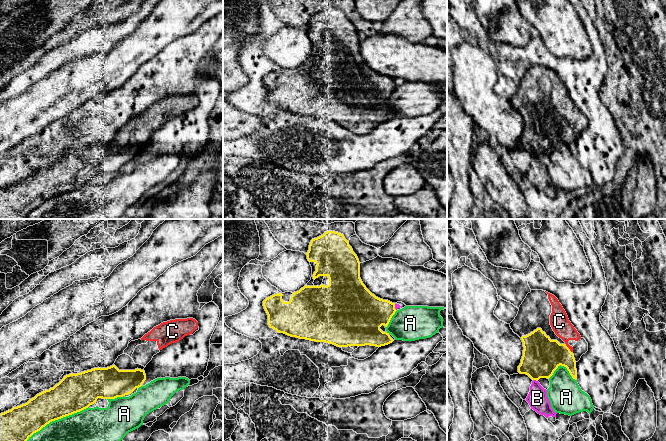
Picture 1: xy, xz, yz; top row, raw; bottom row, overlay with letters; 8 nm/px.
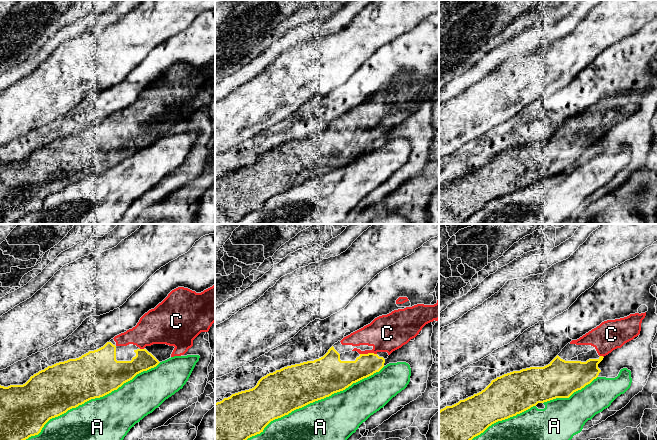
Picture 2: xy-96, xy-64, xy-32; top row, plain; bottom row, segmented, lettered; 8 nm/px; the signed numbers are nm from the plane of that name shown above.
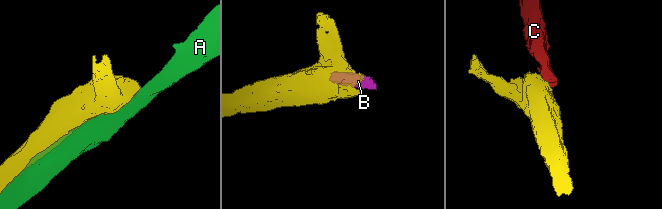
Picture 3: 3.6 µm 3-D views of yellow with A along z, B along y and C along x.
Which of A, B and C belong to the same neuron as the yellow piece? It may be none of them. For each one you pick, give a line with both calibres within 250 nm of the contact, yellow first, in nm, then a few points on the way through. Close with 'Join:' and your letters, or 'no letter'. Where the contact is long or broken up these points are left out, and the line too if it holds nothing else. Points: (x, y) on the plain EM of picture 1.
C: 300/150 nm
Join: C

